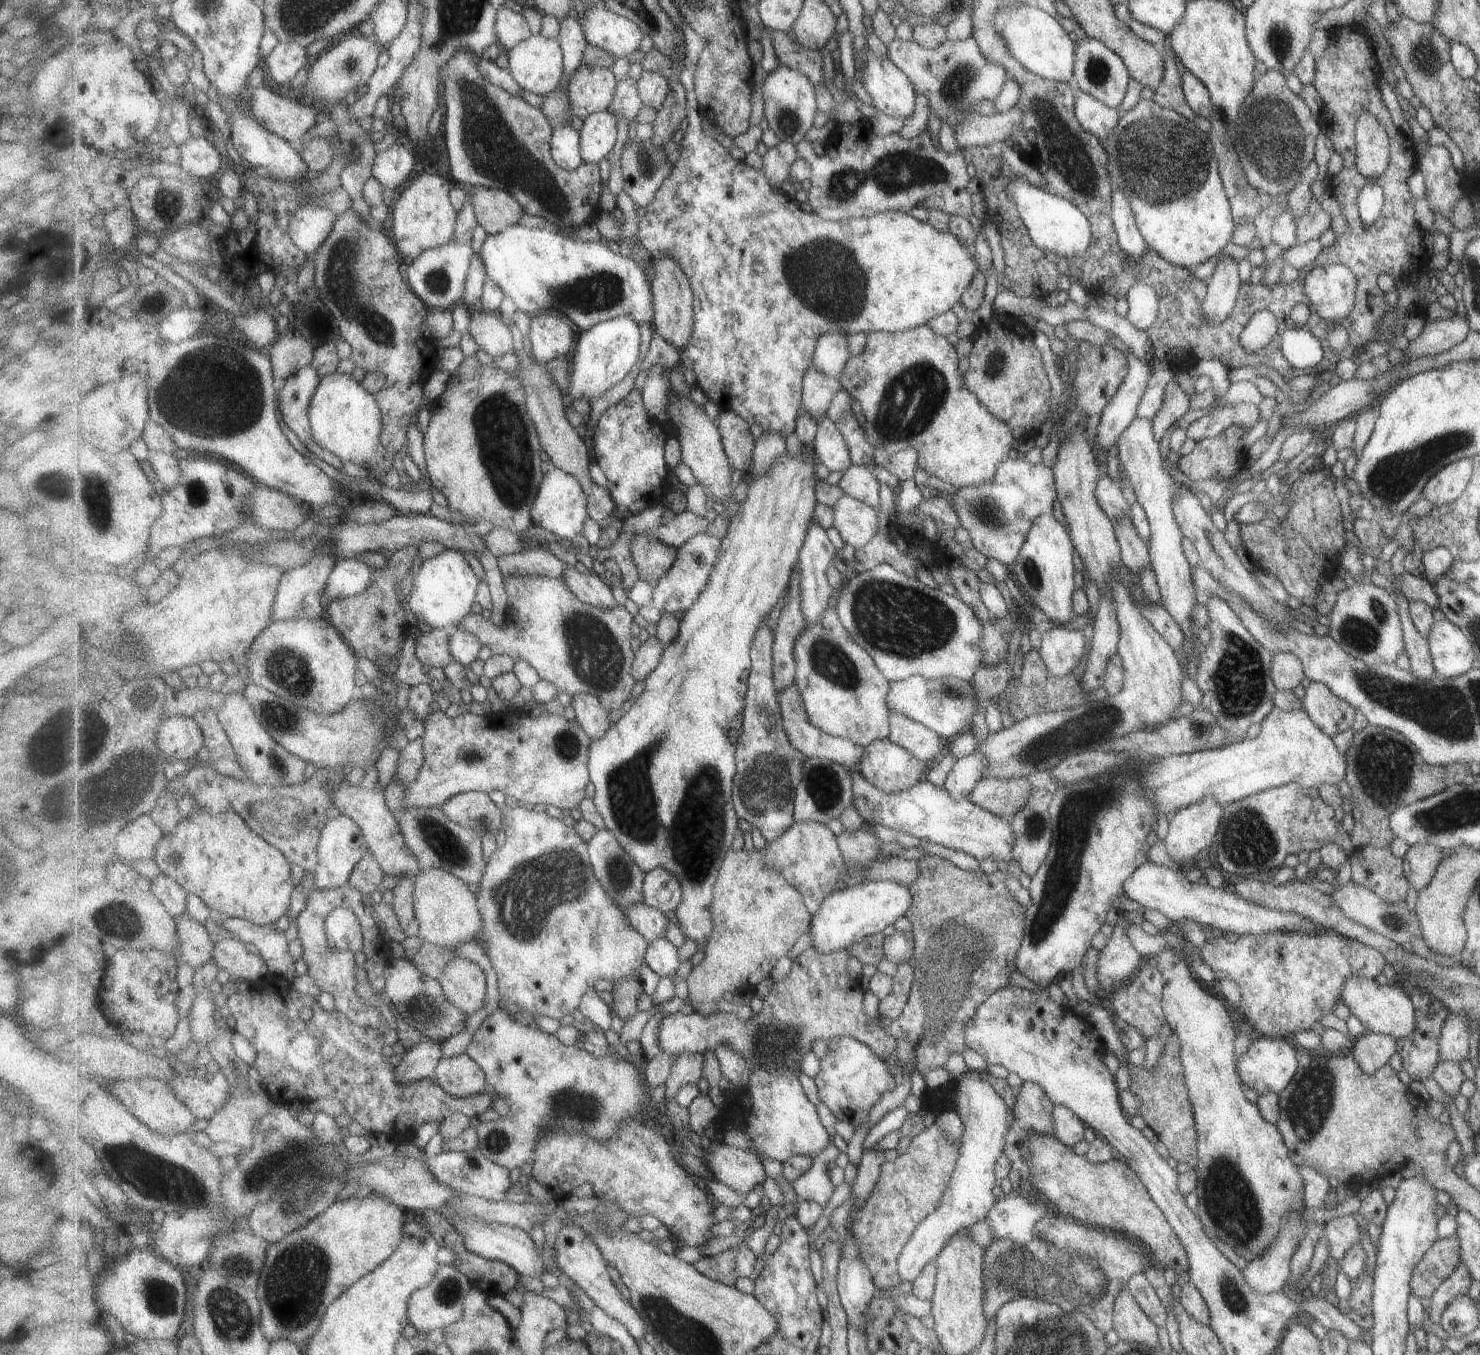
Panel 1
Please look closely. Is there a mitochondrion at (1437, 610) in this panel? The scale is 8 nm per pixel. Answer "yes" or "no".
no

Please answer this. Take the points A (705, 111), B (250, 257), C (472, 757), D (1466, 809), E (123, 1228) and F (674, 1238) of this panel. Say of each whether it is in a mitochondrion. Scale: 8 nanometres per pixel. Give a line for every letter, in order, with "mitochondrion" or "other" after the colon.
A: other
B: other
C: mitochondrion
D: mitochondrion
E: other
F: other

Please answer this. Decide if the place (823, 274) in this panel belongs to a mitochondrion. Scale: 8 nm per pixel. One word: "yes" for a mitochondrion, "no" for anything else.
yes

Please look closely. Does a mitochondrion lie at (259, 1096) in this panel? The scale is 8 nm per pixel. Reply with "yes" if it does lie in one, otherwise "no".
no

